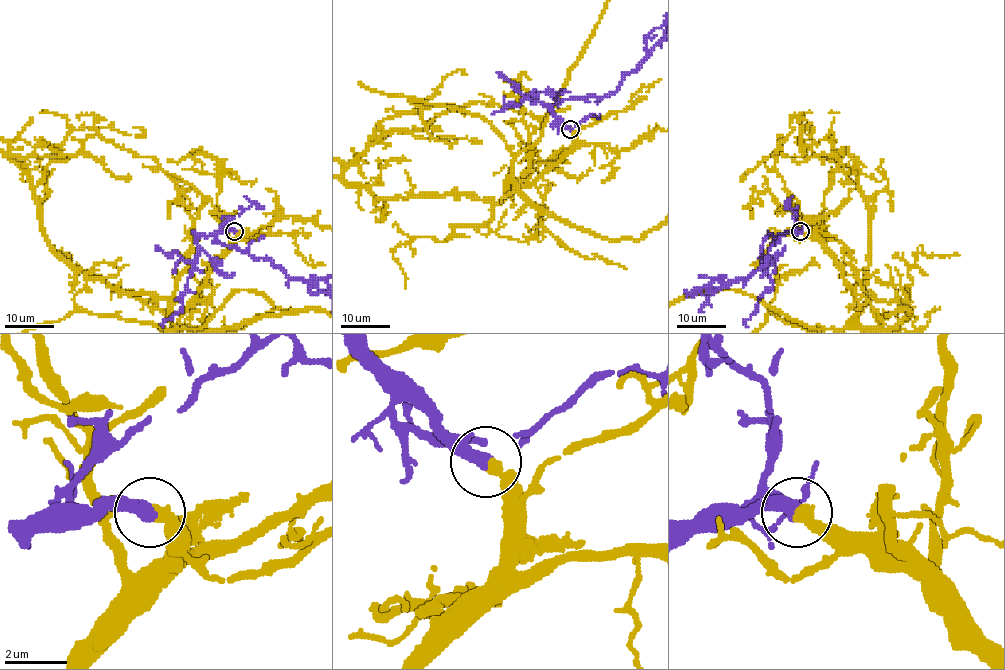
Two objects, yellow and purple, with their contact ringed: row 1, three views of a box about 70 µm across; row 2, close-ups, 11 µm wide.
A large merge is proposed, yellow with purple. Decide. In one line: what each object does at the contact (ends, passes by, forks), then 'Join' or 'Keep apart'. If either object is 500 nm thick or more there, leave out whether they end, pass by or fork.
At the ring yellow ends. At the ring purple ends. Join

